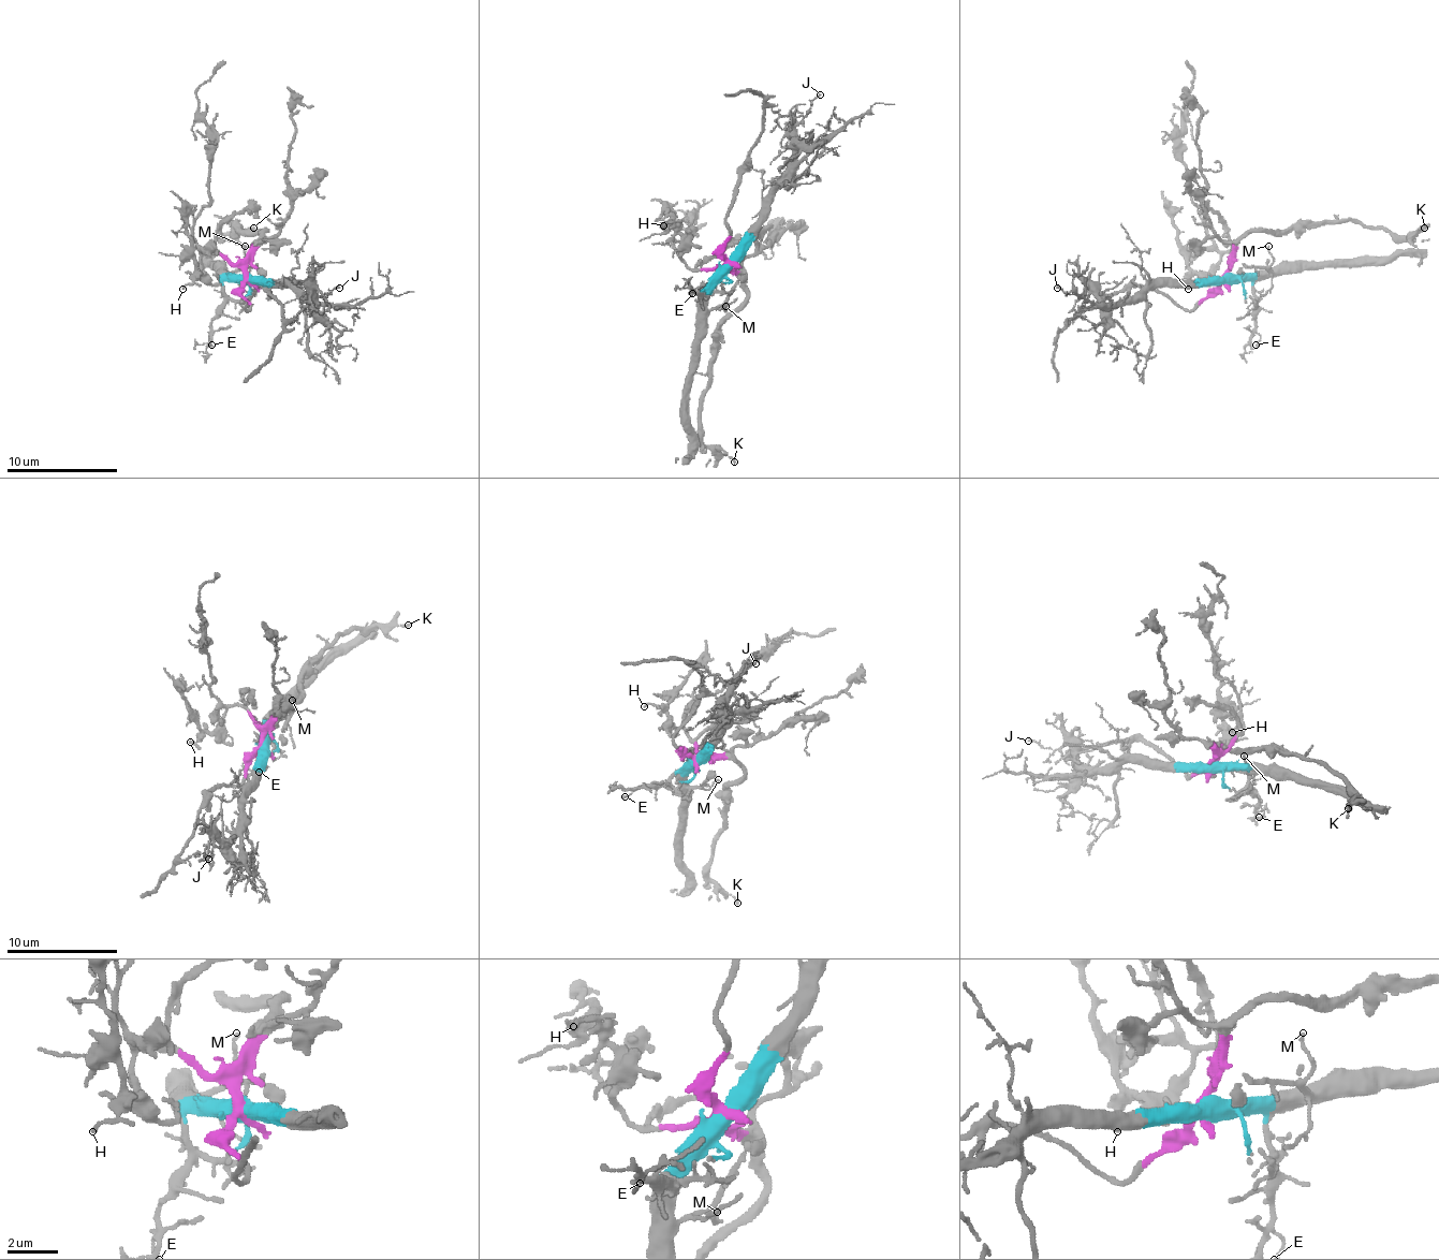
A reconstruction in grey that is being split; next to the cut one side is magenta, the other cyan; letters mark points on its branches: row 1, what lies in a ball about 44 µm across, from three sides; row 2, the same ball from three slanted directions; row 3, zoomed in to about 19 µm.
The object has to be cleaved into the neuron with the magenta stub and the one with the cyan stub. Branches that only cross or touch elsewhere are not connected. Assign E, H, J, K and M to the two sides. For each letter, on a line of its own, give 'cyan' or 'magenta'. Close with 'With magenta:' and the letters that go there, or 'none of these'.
E: cyan
H: magenta
J: cyan
K: magenta
M: cyan
With magenta: H, K

